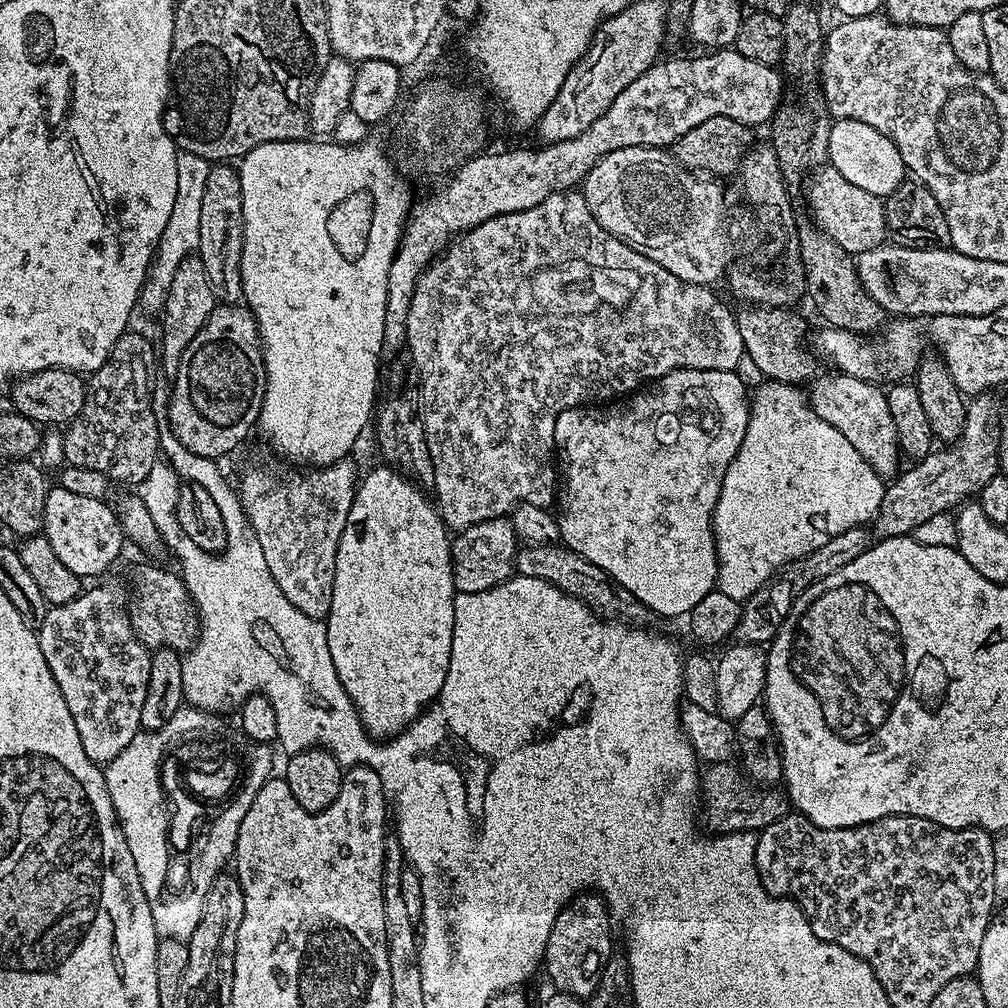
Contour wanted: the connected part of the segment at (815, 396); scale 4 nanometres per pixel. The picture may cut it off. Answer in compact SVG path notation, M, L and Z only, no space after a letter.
M831 374L813 379L806 395L818 418L830 422L834 430L842 430L842 435L850 441L850 446L870 462L870 466L882 478L892 478L901 471L902 453L900 439L890 415L888 393L880 384L871 384L868 380L843 374Z

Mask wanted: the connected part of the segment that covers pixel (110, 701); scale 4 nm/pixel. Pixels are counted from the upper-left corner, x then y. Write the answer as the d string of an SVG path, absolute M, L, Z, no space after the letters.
M92 588L89 592L88 589L81 591L80 595L70 602L49 607L44 619L39 621L38 635L42 646L42 658L46 658L46 666L50 666L50 674L54 674L54 682L58 682L58 690L62 690L62 698L66 698L66 706L70 706L74 726L78 726L78 738L82 738L82 750L86 750L86 756L94 764L107 766L115 756L122 754L122 750L126 750L126 746L130 746L136 733L141 731L142 705L146 702L146 687L150 682L150 666L152 665L151 651L145 648L144 643L136 637L132 629L132 622L128 618L126 592L120 588Z

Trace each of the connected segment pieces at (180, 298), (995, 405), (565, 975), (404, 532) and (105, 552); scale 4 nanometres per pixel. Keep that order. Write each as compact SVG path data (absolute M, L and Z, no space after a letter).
M199 255L189 256L182 262L182 266L178 266L174 282L170 282L170 294L162 313L164 329L160 332L160 364L168 378L175 377L178 362L182 362L182 354L186 354L186 346L190 346L190 342L194 342L194 337L198 335L198 330L206 326L206 318L210 318L217 303L210 278L206 278L206 266L202 266Z
M981 392L967 401L966 426L958 441L960 452L956 446L944 446L941 452L933 450L923 460L908 466L912 468L905 467L885 487L882 506L874 521L874 532L880 540L911 537L922 522L959 509L965 502L979 497L982 486L990 478L1001 475L1000 437L994 428L992 432L992 420L1000 416L1000 404L994 397L992 392Z
M596 894L573 896L572 901L554 918L550 938L546 942L542 968L548 971L548 980L557 992L565 992L587 1001L594 994L604 968L613 959L612 928L608 905Z
M387 466L379 467L373 472L366 473L365 476L363 473L362 479L357 483L354 502L350 506L350 514L348 515L348 525L346 530L342 530L342 538L338 542L336 569L334 570L334 598L326 623L330 658L334 662L334 670L340 675L342 686L351 698L368 735L377 741L384 742L406 731L420 717L425 707L435 701L436 695L442 690L442 682L446 682L446 670L450 666L450 646L454 638L454 598L457 590L452 577L450 532L435 503L429 497L427 500L424 497L427 495L411 480L401 476L396 469Z
M57 486L49 487L46 494L42 534L50 542L54 554L58 554L62 566L74 570L74 574L81 578L102 575L119 558L120 547L126 544L113 505L111 508L104 500L72 494Z

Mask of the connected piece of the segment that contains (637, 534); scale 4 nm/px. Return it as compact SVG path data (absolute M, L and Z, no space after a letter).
M679 368L665 376L659 376L647 386L631 393L627 398L605 403L603 406L581 406L562 410L554 426L556 439L555 455L558 457L558 472L562 477L562 500L564 509L558 512L560 540L563 547L574 550L583 560L598 566L615 584L620 584L638 602L647 606L649 612L660 616L687 617L710 594L718 584L718 565L716 564L716 543L712 533L712 515L722 490L722 478L746 438L746 426L750 411L750 388L744 385L739 371L733 370L694 370Z

